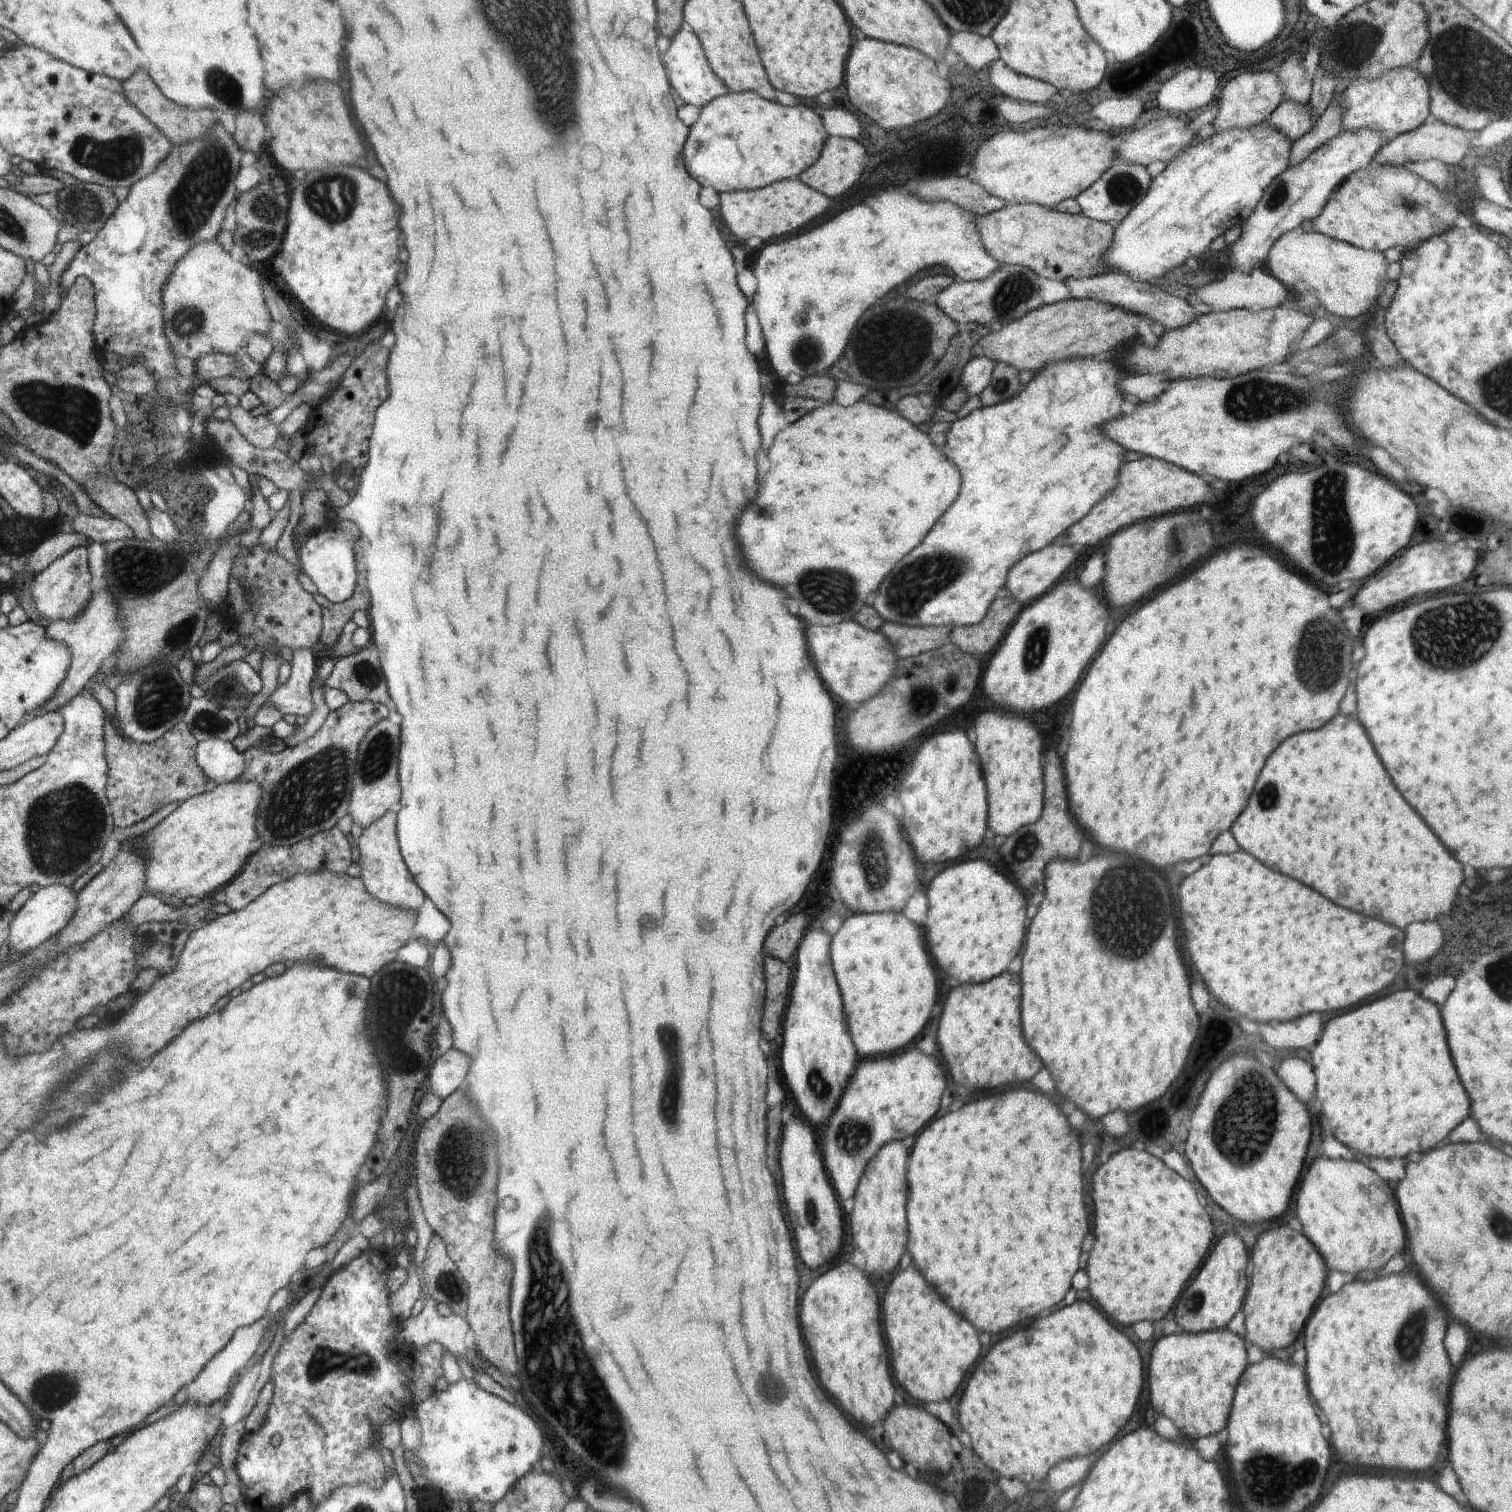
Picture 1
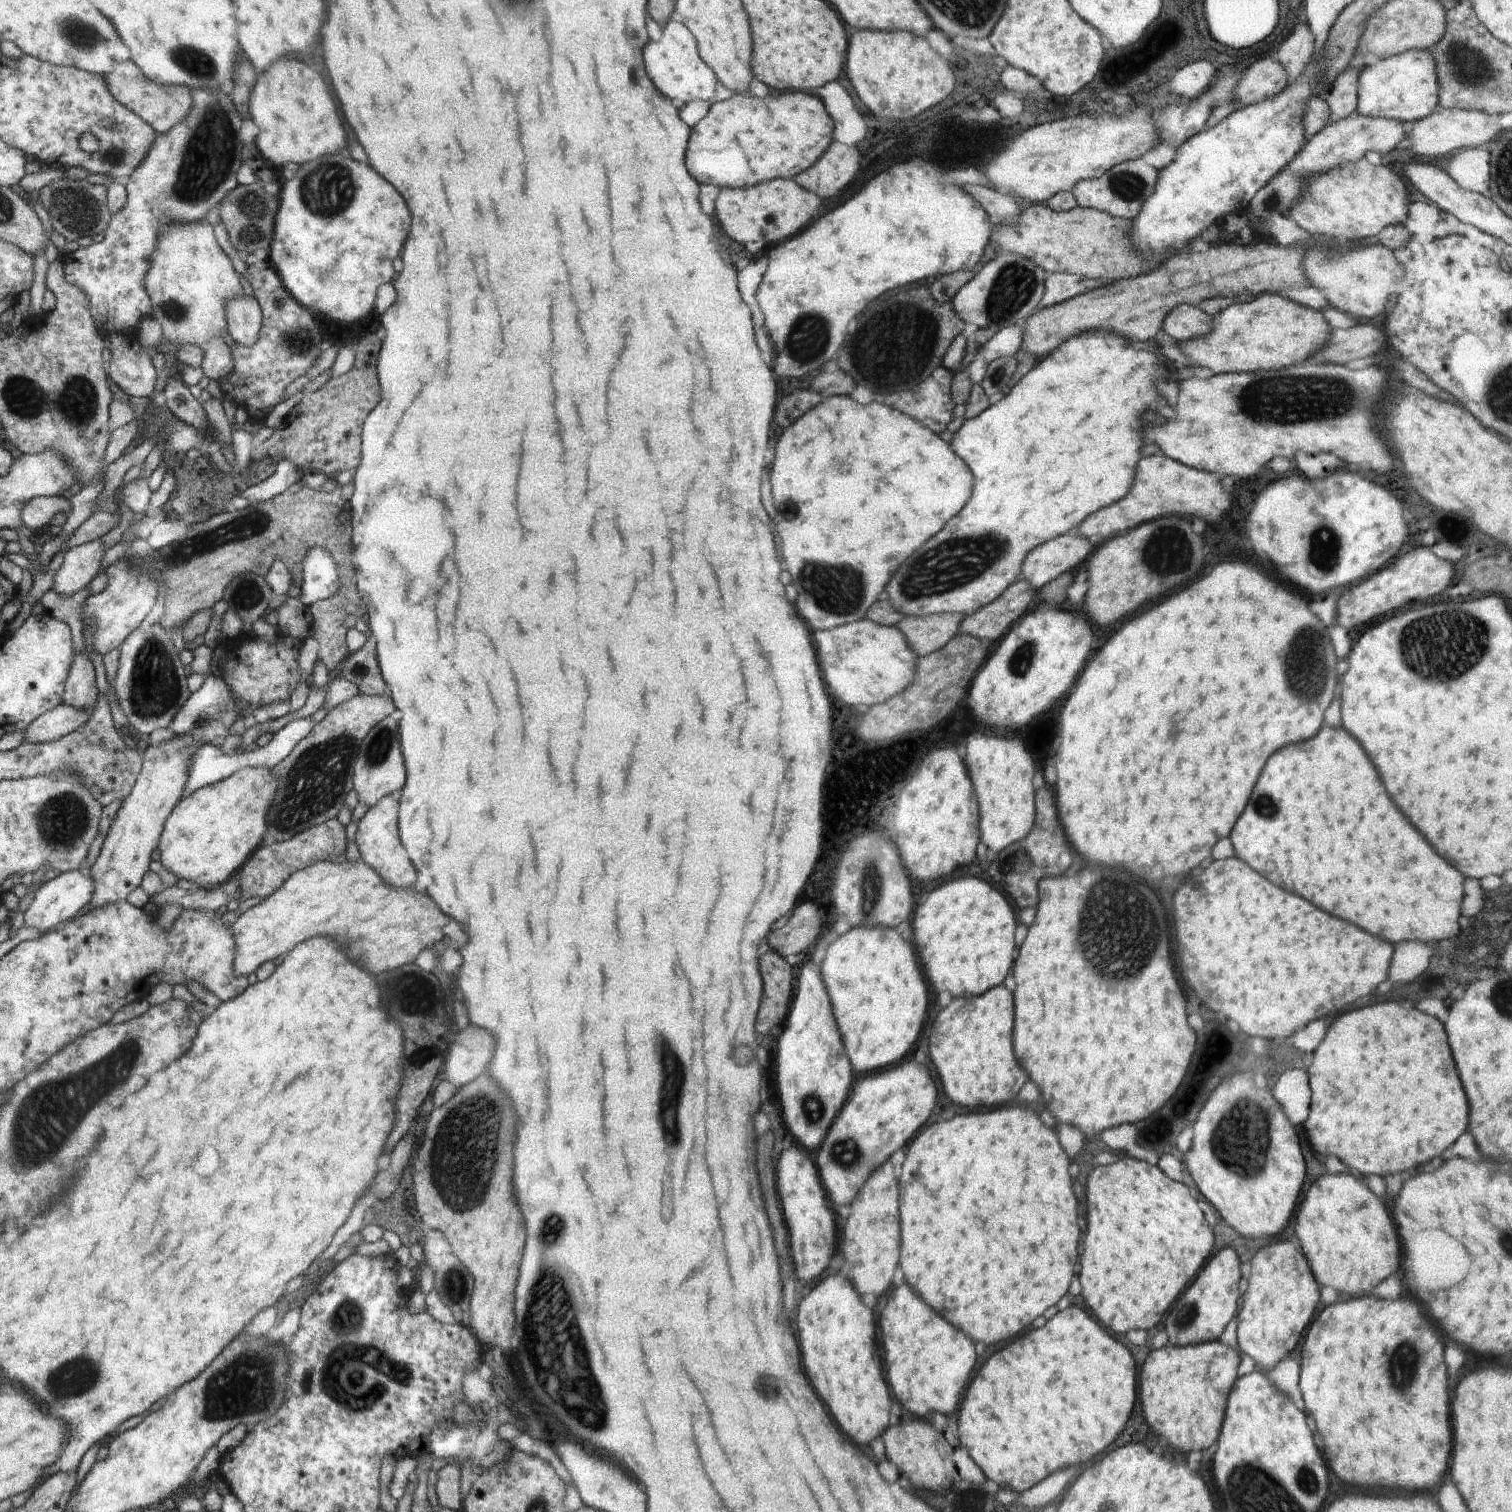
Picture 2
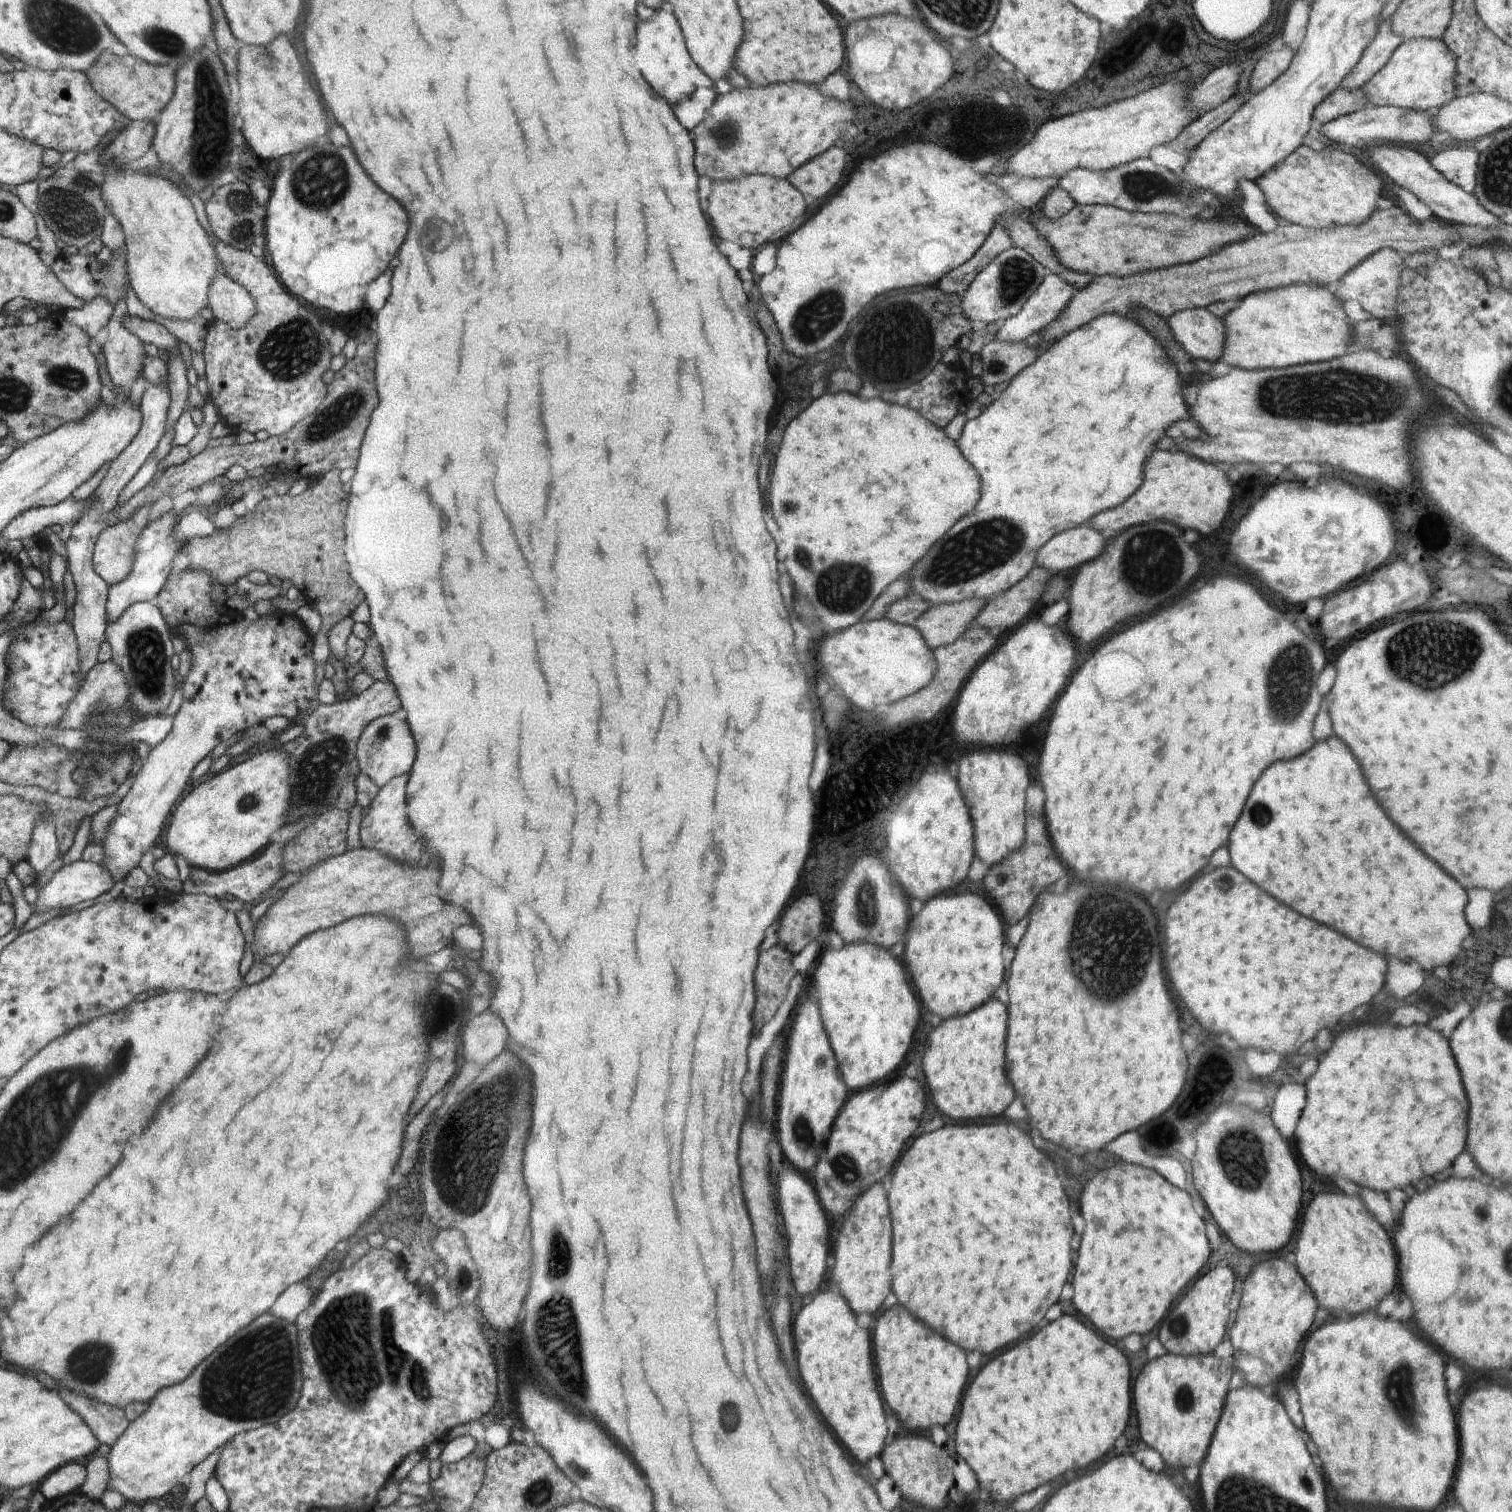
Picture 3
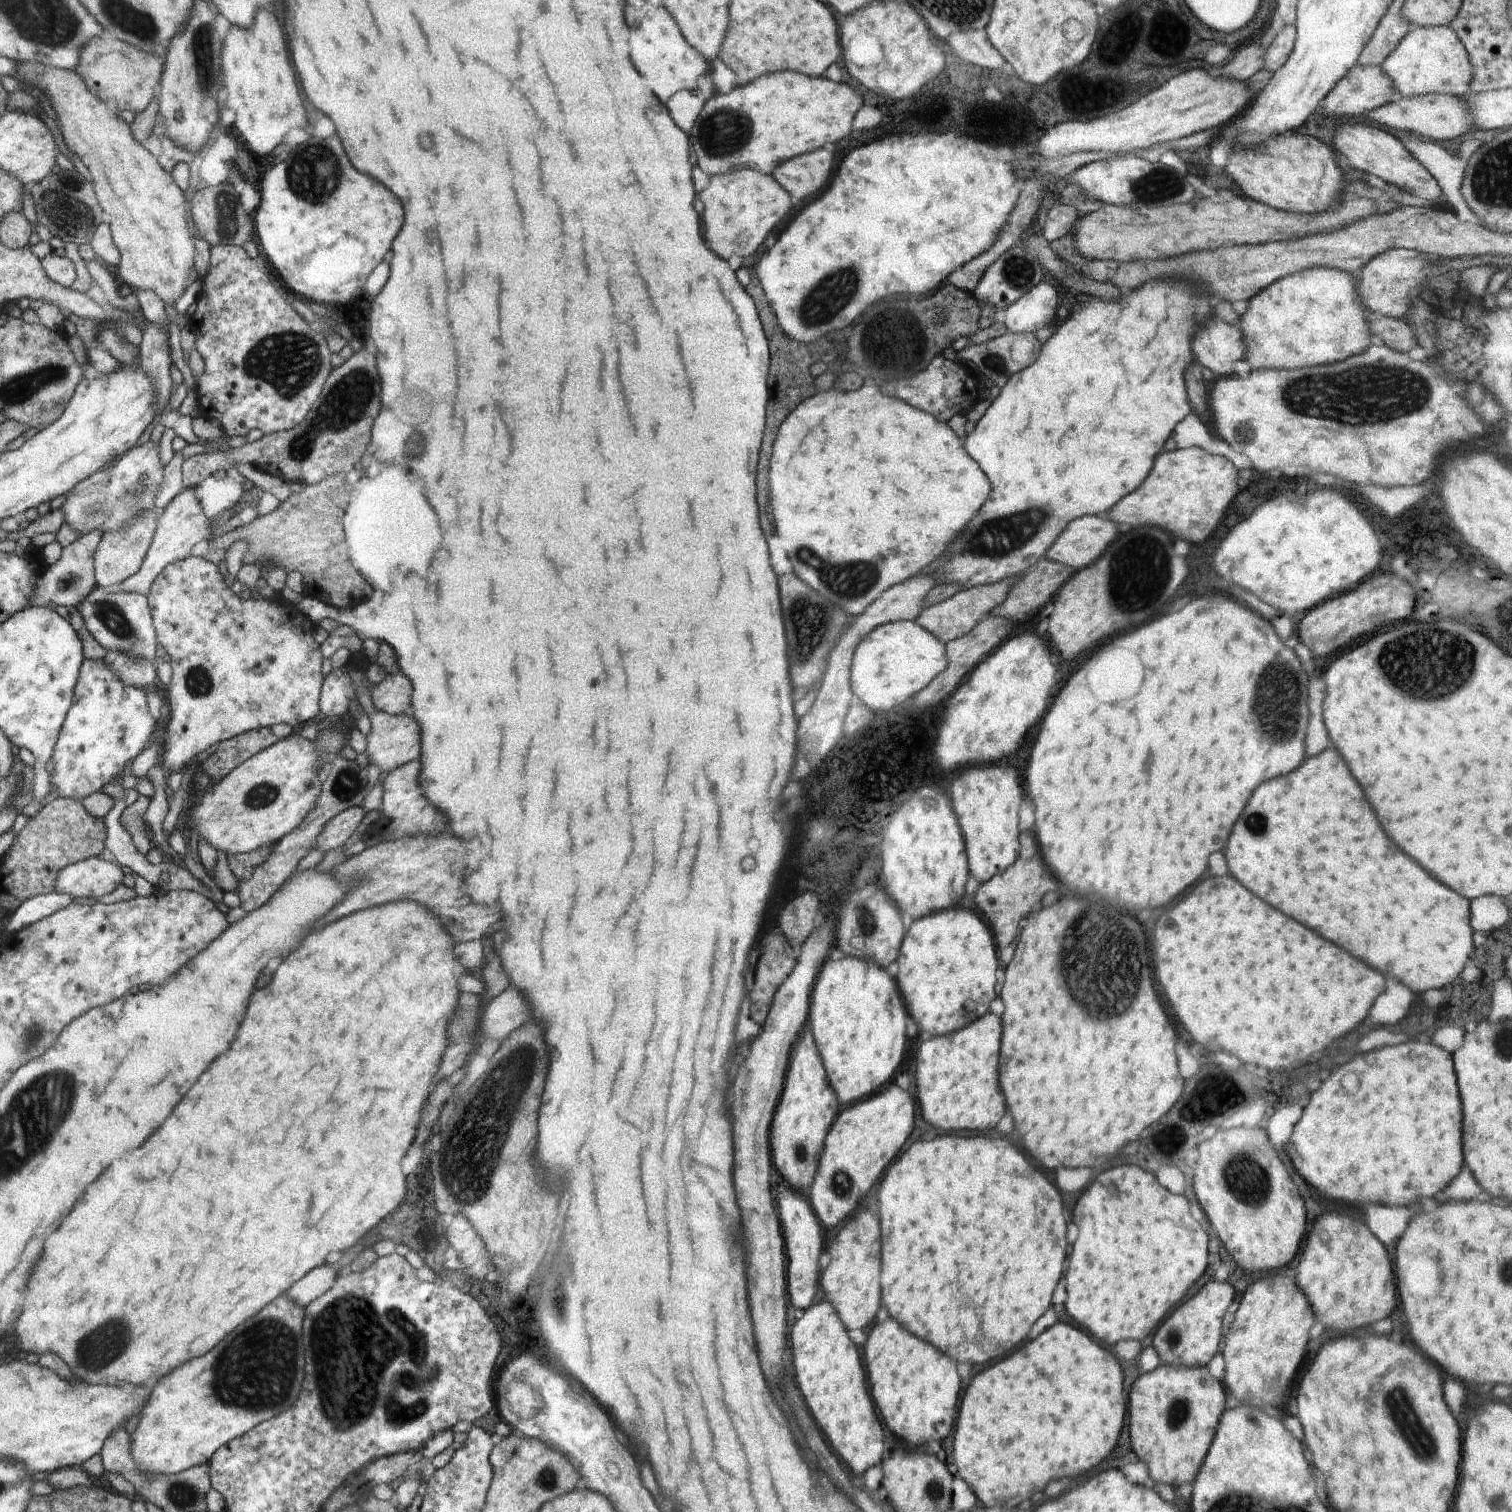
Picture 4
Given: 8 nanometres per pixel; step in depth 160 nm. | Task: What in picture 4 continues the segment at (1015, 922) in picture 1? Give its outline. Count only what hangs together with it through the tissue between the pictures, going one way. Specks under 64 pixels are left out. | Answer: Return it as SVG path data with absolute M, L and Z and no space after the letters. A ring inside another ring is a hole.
M945 910L916 920L905 932L895 981L918 1034L952 1034L989 1012L998 989L997 947L985 922L970 910Z

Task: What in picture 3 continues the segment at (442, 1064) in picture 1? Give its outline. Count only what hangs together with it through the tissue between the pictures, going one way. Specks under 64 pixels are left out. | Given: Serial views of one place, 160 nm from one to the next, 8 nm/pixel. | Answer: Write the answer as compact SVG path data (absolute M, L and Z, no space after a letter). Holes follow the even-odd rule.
M490 1010L470 1015L462 1038L464 1060L475 1062L482 1068L506 1048L506 1028Z

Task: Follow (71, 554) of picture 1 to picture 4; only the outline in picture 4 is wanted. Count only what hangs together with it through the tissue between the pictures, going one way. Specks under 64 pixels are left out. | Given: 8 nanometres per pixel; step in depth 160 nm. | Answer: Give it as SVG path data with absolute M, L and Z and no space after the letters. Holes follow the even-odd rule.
M154 511L138 517L133 524L123 527L117 533L101 536L96 552L94 553L95 581L98 586L119 586L122 581L136 574L144 564L146 553L152 544L153 534L156 532L157 514Z

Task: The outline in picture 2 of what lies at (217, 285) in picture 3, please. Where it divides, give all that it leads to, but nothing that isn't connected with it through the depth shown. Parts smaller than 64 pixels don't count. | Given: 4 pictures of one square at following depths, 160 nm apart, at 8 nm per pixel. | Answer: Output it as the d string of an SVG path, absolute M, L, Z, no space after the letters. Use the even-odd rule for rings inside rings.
M242 293L226 300L225 306L228 334L235 343L251 347L263 321L259 302L254 297Z

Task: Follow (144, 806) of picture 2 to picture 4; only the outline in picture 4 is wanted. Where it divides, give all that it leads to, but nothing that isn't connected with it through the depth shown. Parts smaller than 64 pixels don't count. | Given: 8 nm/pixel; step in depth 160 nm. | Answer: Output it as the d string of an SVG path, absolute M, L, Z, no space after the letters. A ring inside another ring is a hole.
M189 555L182 560L177 560L170 564L157 580L153 582L152 588L148 592L148 602L152 617L152 622L156 631L157 642L160 642L170 656L170 664L173 670L172 679L168 684L168 697L170 722L165 726L164 744L160 751L160 760L165 759L167 774L172 768L178 770L183 766L194 763L194 756L199 752L205 755L205 749L212 744L218 744L232 737L238 736L240 733L249 731L250 729L272 728L274 725L281 723L289 724L291 727L302 722L308 722L312 718L316 718L318 710L318 696L320 694L320 686L322 686L322 672L320 672L320 662L322 662L322 654L320 654L321 646L318 646L314 640L314 624L310 622L310 618L304 618L304 614L300 614L296 610L296 605L284 601L282 598L268 600L263 596L250 597L250 600L240 600L222 580L216 563L205 559L204 557L195 557Z

